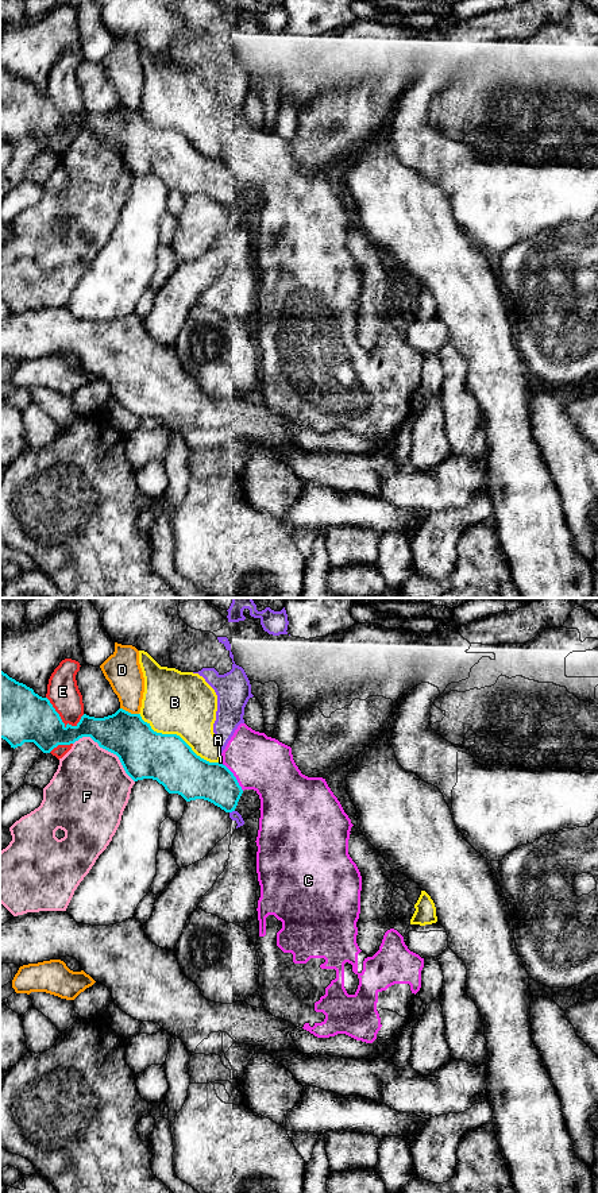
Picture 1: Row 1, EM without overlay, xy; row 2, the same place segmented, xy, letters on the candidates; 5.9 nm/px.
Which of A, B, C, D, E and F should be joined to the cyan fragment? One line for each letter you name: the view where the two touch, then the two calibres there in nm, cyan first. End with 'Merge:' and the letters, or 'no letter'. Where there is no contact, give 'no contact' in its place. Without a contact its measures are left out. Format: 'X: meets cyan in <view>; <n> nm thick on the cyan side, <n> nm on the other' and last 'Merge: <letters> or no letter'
C: meets cyan in xy; 260 nm thick on the cyan side, 320 nm on the other
Merge: C

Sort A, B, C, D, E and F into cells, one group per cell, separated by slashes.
A / B / C / D / E / F

